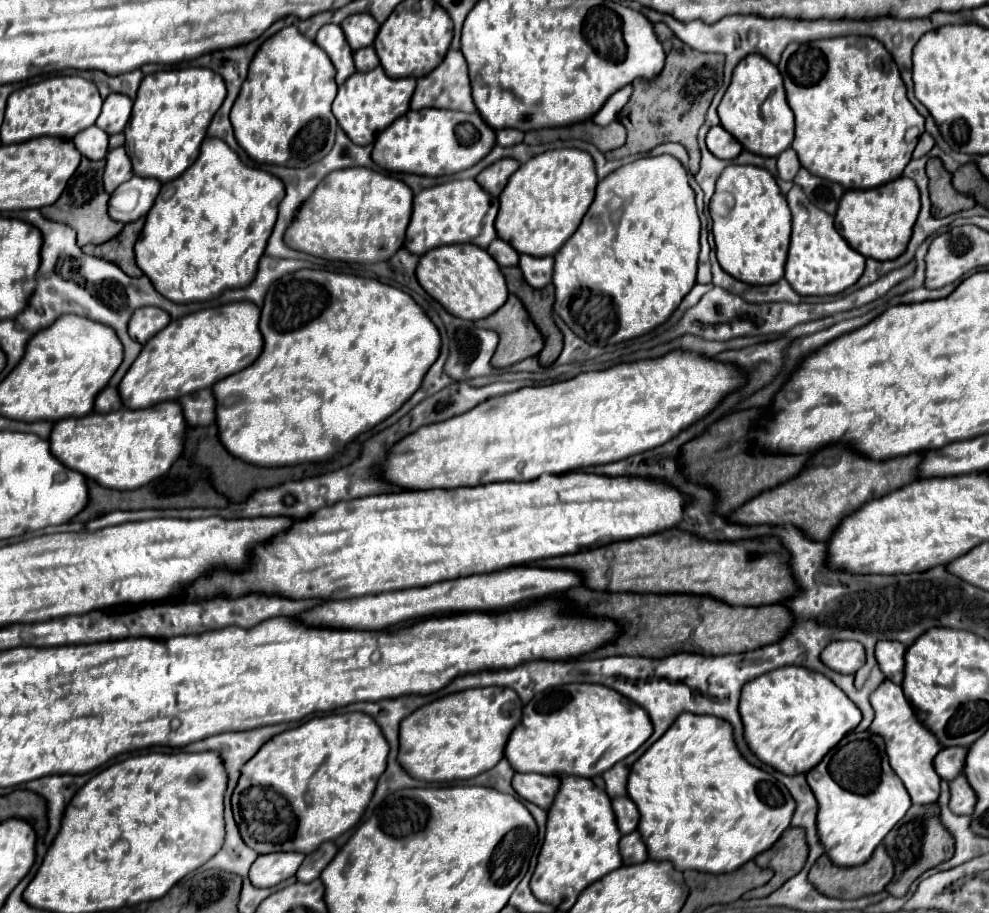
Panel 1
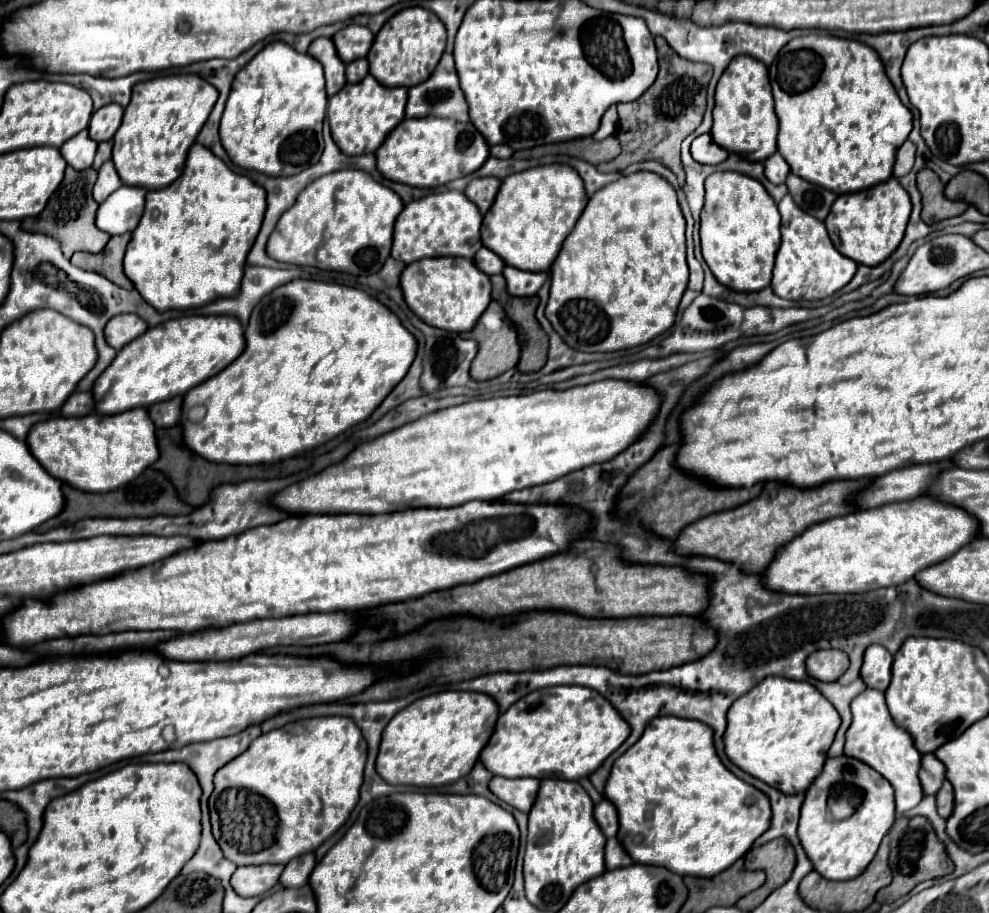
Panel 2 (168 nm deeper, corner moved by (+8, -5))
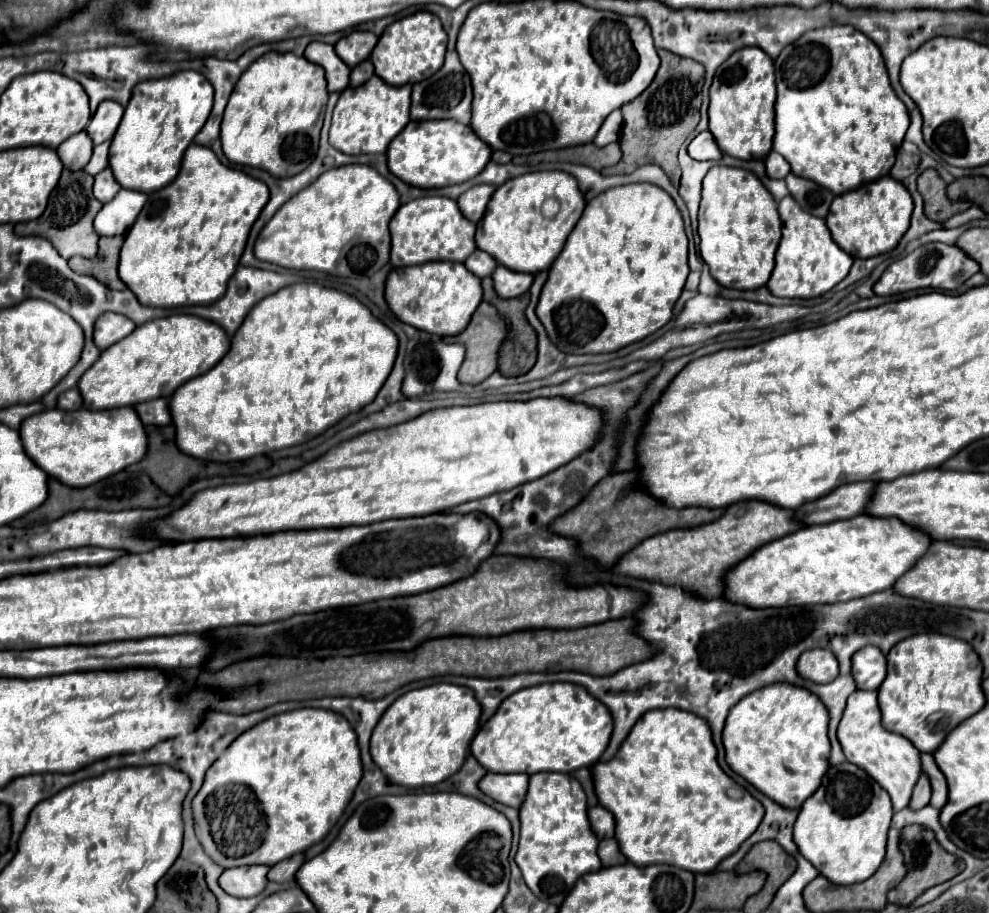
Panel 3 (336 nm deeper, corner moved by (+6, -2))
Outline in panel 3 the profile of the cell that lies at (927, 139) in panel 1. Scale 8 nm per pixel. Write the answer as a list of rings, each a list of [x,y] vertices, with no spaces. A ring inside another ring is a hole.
[[[902,142],[898,154],[896,154],[896,164],[890,170],[890,176],[894,180],[904,180],[906,176],[914,174],[920,164],[920,150],[912,142]]]

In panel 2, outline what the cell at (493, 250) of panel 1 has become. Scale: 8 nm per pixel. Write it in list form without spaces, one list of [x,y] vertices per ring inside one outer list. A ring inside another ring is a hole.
[[[482,247],[474,255],[474,265],[486,275],[496,275],[496,273],[502,273],[502,269],[504,269],[504,261],[496,253],[486,249],[486,247]]]

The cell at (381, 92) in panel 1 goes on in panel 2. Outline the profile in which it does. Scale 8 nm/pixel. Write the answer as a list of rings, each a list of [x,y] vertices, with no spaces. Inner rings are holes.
[[[372,75],[360,83],[348,83],[340,93],[328,99],[328,123],[334,143],[346,155],[374,153],[388,133],[404,119],[408,89],[406,87],[384,87]]]

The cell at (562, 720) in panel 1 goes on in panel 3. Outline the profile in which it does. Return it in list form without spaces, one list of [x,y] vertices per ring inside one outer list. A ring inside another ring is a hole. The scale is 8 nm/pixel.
[[[568,682],[538,684],[508,696],[500,704],[500,710],[482,724],[470,752],[490,772],[570,774],[598,762],[610,742],[612,730],[612,714],[584,686]]]

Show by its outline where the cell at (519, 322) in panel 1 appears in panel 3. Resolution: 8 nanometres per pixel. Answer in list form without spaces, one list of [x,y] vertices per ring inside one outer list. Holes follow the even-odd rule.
[[[482,302],[480,308],[476,310],[476,314],[472,316],[468,328],[464,332],[460,332],[458,336],[450,336],[446,338],[448,342],[460,342],[466,346],[466,360],[462,362],[462,368],[458,372],[460,382],[464,384],[480,384],[484,382],[492,372],[498,370],[498,358],[500,358],[500,346],[506,340],[506,322],[502,320],[502,316],[498,314],[498,310],[494,306],[490,306],[488,302]]]

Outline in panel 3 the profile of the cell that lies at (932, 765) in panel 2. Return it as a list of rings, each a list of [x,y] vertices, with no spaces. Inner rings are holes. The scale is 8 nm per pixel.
[[[922,772],[916,786],[914,786],[914,794],[912,794],[912,802],[910,802],[910,808],[920,808],[920,806],[926,806],[930,802],[930,778]]]

